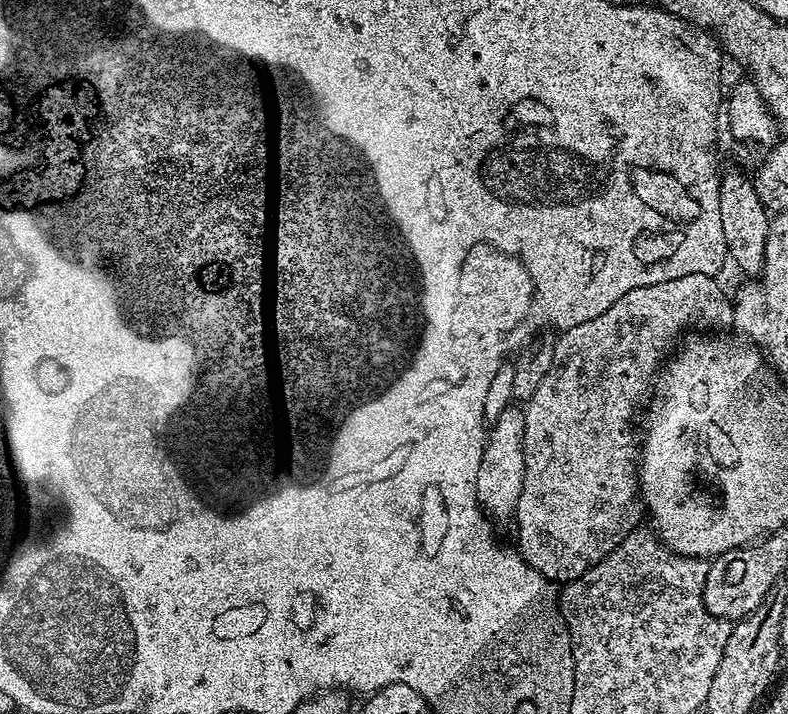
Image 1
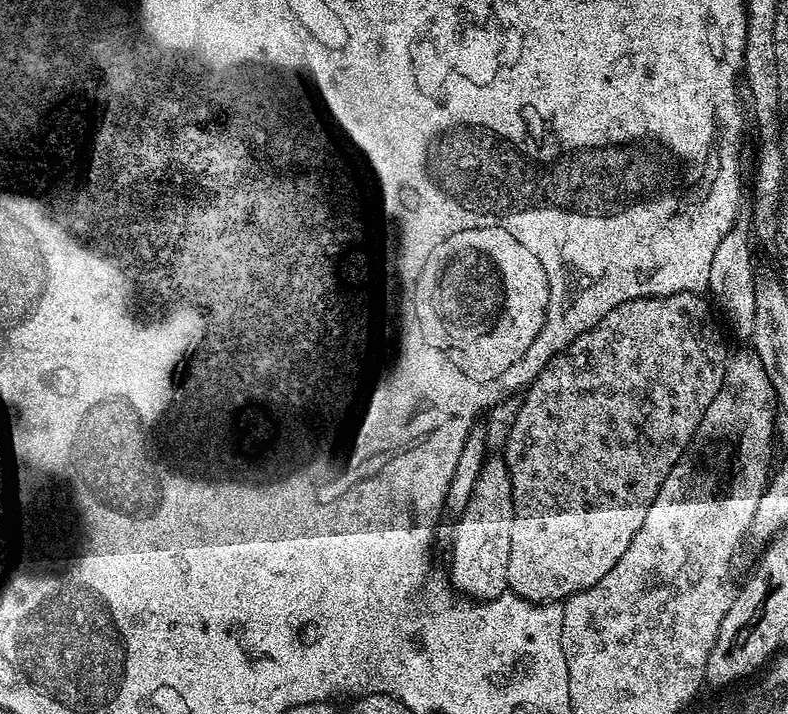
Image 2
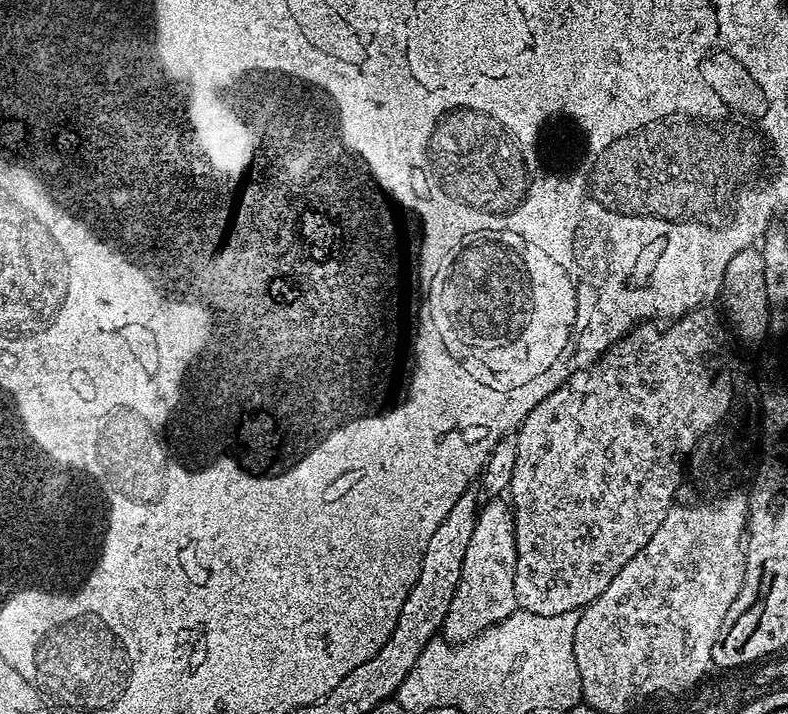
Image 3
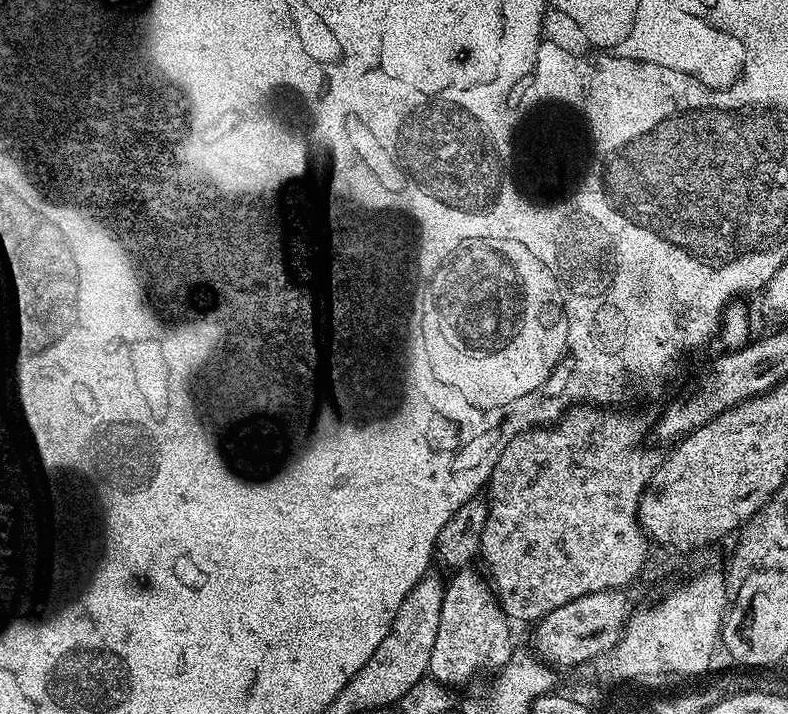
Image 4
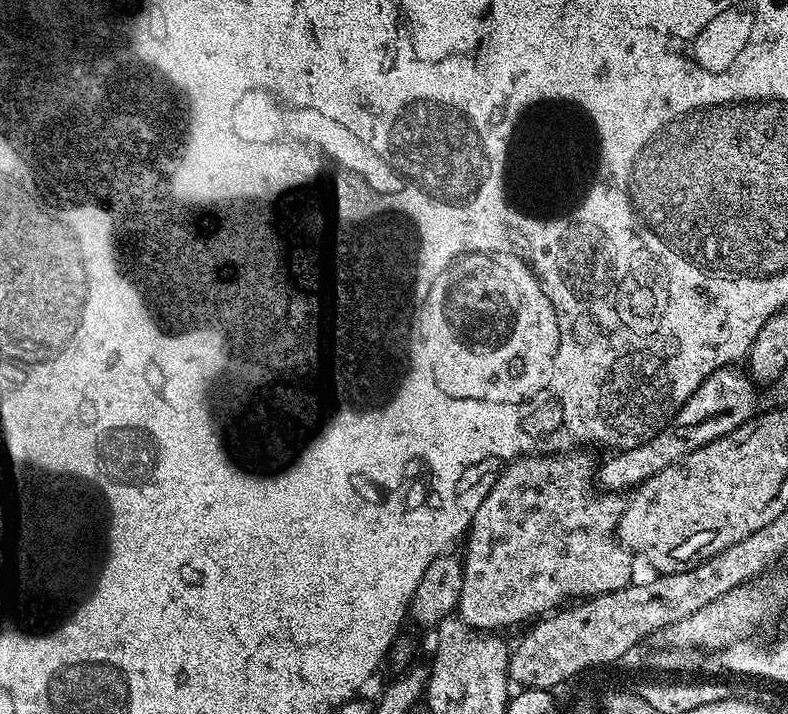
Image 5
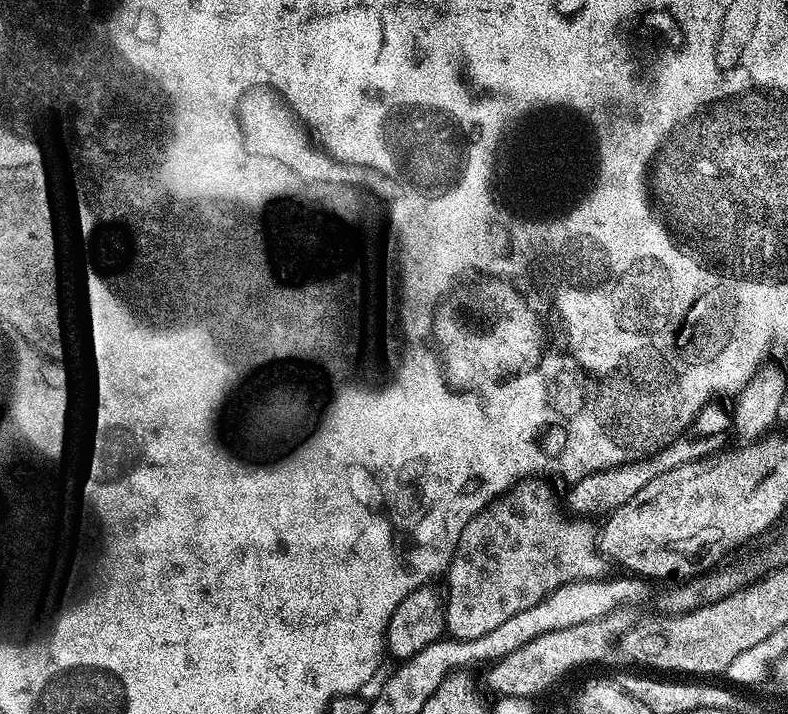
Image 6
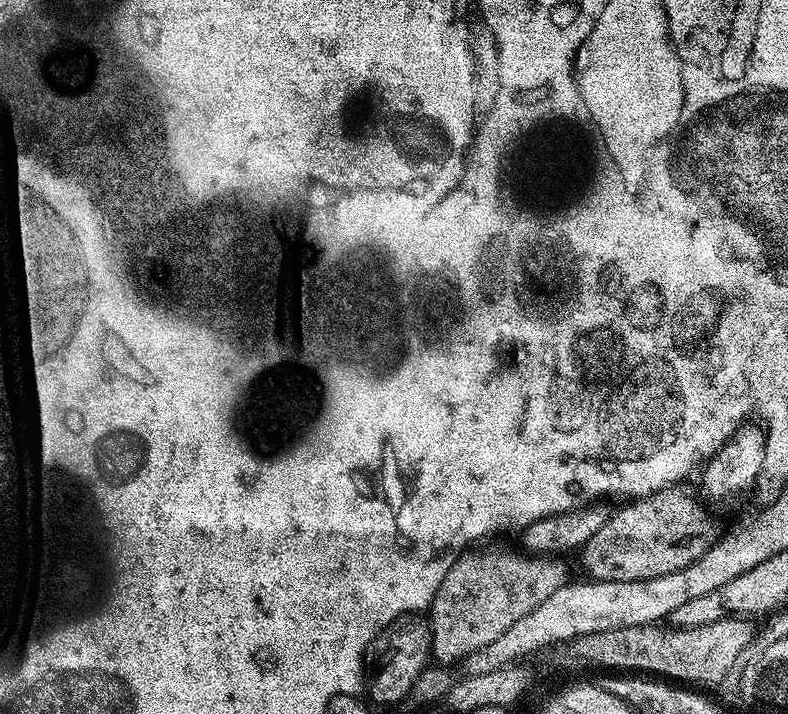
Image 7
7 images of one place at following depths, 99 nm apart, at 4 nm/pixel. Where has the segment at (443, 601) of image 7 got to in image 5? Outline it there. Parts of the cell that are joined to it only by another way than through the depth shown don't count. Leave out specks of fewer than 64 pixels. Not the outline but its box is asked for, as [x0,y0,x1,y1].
[458,452,633,630]

